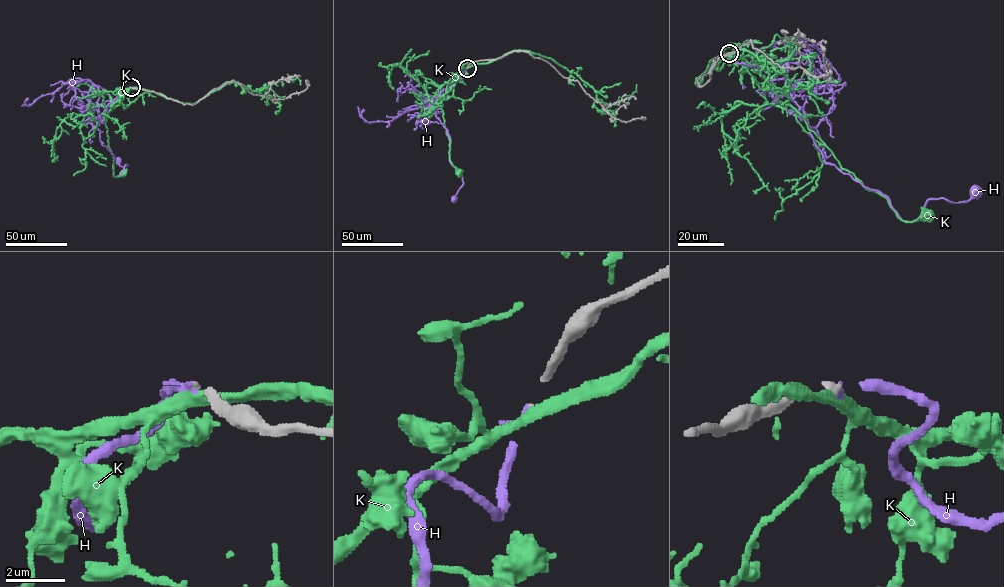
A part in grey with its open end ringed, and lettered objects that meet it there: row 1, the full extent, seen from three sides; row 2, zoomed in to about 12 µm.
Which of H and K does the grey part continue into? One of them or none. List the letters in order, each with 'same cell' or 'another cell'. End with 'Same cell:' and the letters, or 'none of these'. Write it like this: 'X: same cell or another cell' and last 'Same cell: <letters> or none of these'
H: same cell
K: another cell
Same cell: H

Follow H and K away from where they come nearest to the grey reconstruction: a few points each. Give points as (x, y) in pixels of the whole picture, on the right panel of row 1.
H: (729, 53), (759, 68), (777, 102), (801, 109), (826, 163), (884, 195), (902, 219), (928, 200), (976, 192)
K: (729, 53), (746, 61), (777, 99), (800, 115), (842, 168), (883, 195), (901, 219), (914, 222), (925, 215)

